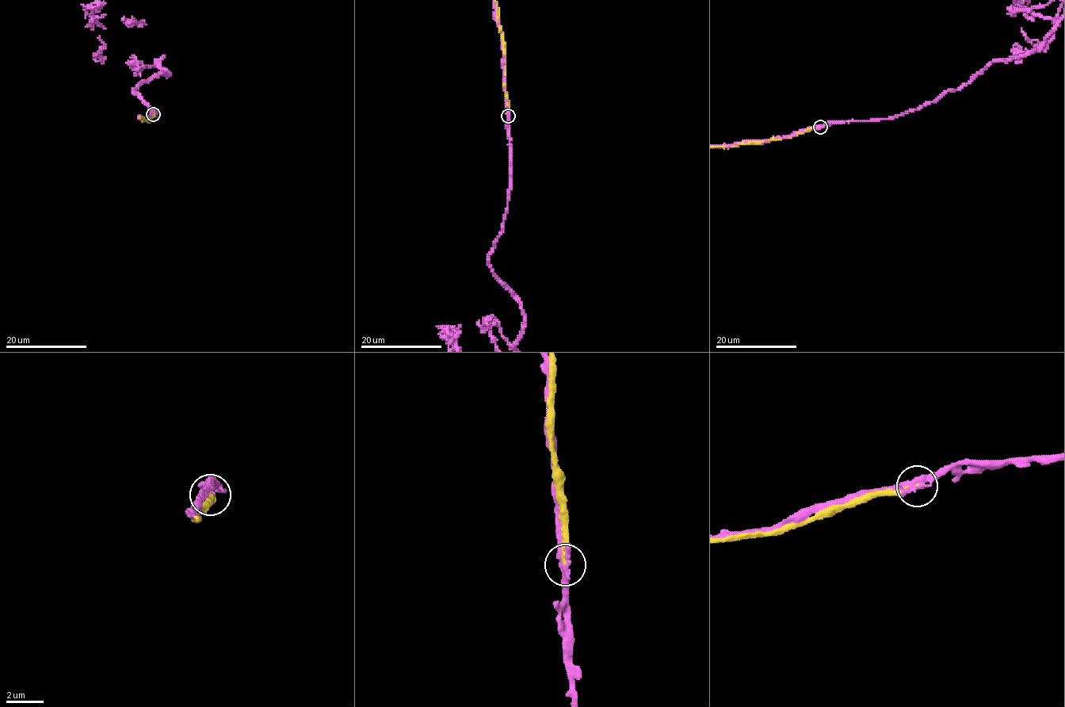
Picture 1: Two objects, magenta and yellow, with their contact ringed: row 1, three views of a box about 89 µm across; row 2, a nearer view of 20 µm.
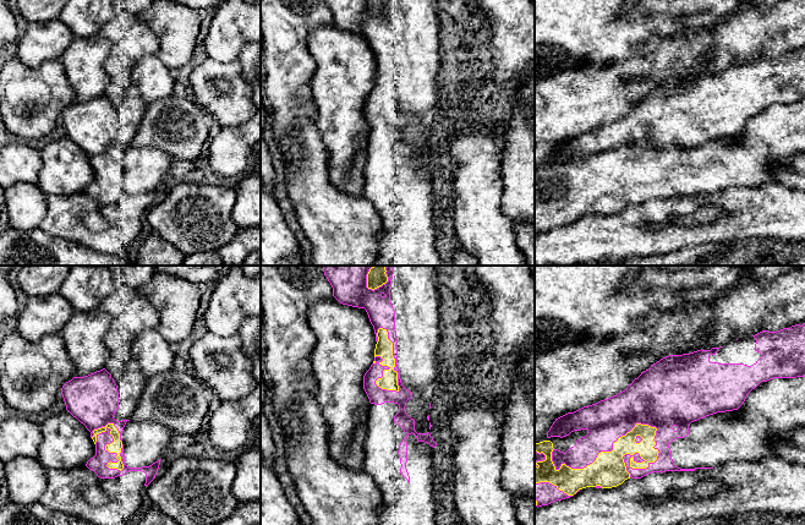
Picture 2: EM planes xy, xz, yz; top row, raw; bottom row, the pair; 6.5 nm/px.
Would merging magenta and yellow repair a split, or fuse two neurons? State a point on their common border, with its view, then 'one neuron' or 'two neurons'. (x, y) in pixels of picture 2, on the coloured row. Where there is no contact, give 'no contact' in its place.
yz (604, 450) | two neurons

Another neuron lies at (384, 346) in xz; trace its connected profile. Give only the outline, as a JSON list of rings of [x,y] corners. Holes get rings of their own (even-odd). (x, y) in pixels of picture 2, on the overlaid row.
[[[379,328],[377,337],[378,341],[374,349],[374,357],[380,356],[383,361],[379,365],[388,366],[389,368],[383,371],[383,377],[378,378],[376,384],[382,389],[399,392],[398,372],[394,370],[393,343],[388,339],[387,329]]]

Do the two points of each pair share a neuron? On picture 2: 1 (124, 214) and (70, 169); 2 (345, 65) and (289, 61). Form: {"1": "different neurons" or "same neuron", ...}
{"1": "different neurons", "2": "different neurons"}

